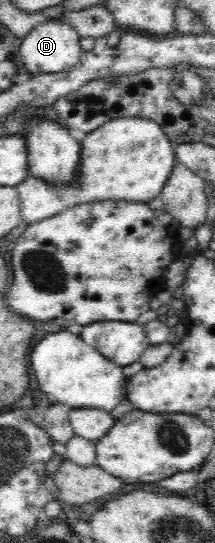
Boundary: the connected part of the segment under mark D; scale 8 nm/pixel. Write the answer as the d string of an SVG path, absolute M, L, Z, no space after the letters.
M50 20L32 28L31 32L22 39L18 52L21 55L25 70L33 76L43 73L67 72L80 61L85 53L79 44L81 39L71 25Z

